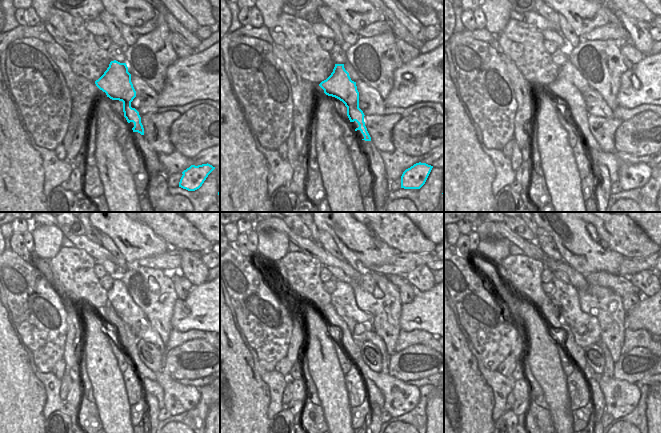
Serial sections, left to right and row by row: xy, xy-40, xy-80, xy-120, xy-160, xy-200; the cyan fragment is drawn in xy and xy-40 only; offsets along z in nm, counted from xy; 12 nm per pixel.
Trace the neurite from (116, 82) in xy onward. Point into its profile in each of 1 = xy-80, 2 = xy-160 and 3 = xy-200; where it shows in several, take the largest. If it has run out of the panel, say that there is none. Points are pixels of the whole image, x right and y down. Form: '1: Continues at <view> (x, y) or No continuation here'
1: Continues at xy-80 (563, 89)
2: Continues at xy-160 (400, 398)
3: Continues at xy-200 (621, 397).

